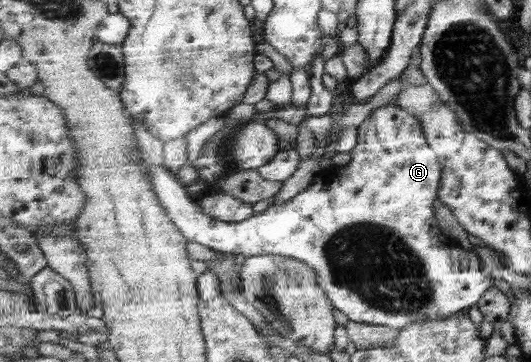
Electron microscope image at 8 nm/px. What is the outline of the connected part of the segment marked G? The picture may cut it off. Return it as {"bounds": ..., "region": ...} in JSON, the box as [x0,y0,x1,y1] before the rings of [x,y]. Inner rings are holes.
{"bounds":[135,104,493,330],"region":[[[395,104],[385,105],[385,107],[375,109],[375,111],[358,126],[357,147],[351,152],[351,160],[348,164],[336,168],[330,167],[323,169],[315,178],[314,184],[311,185],[311,187],[289,200],[289,202],[279,205],[273,203],[266,210],[253,214],[249,219],[237,223],[227,223],[226,221],[218,220],[213,216],[207,215],[207,212],[202,210],[201,203],[199,203],[198,200],[193,200],[189,193],[187,193],[187,186],[184,185],[183,181],[179,178],[179,175],[175,175],[175,173],[173,173],[171,169],[167,169],[165,165],[149,165],[149,163],[145,163],[141,145],[137,145],[135,156],[137,156],[137,162],[139,162],[139,164],[143,164],[143,166],[149,168],[151,184],[153,184],[153,190],[155,190],[157,198],[161,200],[161,204],[163,204],[163,207],[167,210],[167,214],[169,214],[171,219],[173,219],[173,222],[177,224],[177,228],[183,233],[183,236],[187,238],[188,243],[199,243],[209,247],[209,249],[212,249],[213,251],[221,252],[223,254],[229,253],[234,255],[239,253],[246,256],[246,258],[257,257],[259,255],[282,255],[283,257],[299,259],[299,261],[307,263],[309,267],[315,268],[317,275],[319,275],[320,287],[327,291],[327,295],[329,295],[329,299],[333,301],[335,307],[343,311],[343,313],[346,313],[351,321],[402,330],[407,326],[411,326],[411,324],[450,318],[451,315],[463,311],[465,307],[470,308],[473,307],[473,305],[477,306],[485,293],[489,291],[489,287],[493,287],[493,278],[482,270],[482,263],[478,255],[473,252],[472,249],[464,249],[459,246],[455,240],[452,238],[450,239],[441,232],[441,227],[439,227],[439,221],[435,219],[435,211],[433,208],[433,203],[435,203],[439,197],[443,177],[441,159],[436,153],[436,150],[432,148],[429,141],[427,141],[423,123],[419,121],[419,118],[409,114],[407,110],[403,110],[401,107],[396,107]]]}

